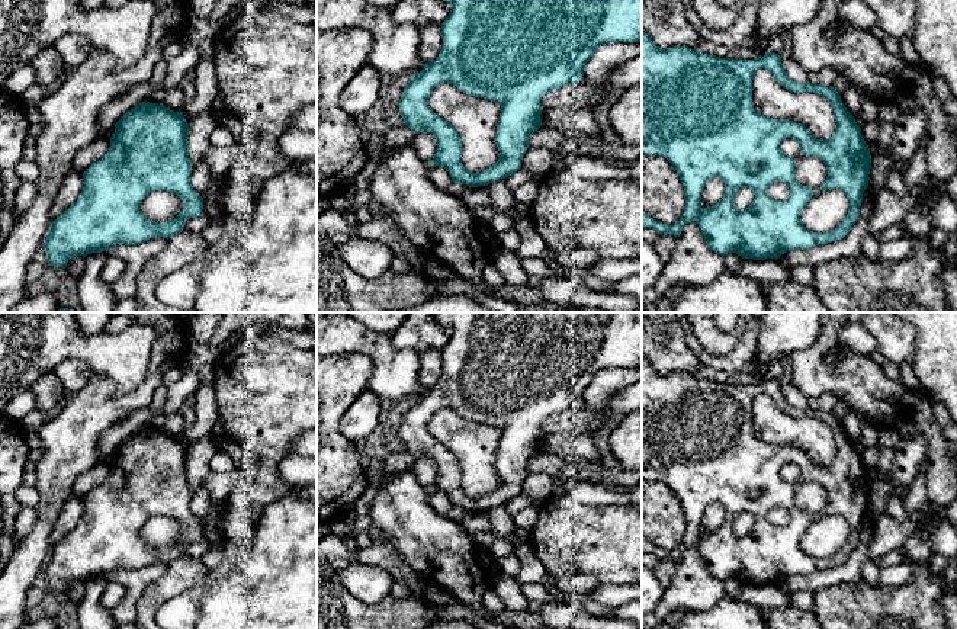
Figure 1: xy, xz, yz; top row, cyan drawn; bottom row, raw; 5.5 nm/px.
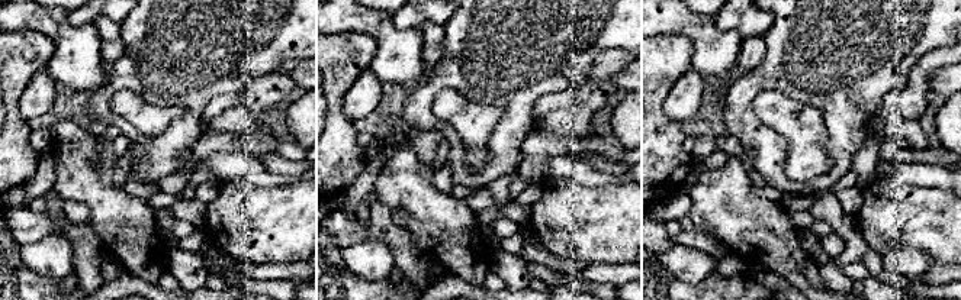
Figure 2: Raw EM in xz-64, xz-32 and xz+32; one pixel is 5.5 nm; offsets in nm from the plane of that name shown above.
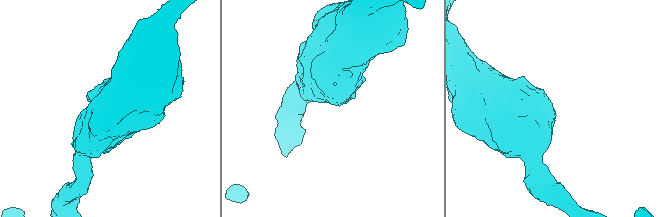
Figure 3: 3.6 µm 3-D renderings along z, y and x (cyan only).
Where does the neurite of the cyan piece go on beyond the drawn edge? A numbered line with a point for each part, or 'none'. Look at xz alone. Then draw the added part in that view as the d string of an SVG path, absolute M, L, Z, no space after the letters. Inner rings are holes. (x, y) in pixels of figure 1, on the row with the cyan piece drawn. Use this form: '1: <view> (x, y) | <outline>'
none

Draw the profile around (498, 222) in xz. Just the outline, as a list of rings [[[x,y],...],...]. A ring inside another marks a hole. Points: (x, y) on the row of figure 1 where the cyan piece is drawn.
[[[495,214],[486,225],[491,231],[497,234],[497,232],[514,230],[514,219],[505,214]]]

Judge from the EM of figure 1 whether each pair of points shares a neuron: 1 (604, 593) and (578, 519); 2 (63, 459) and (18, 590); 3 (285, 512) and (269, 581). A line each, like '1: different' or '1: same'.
1: different
2: same
3: same

